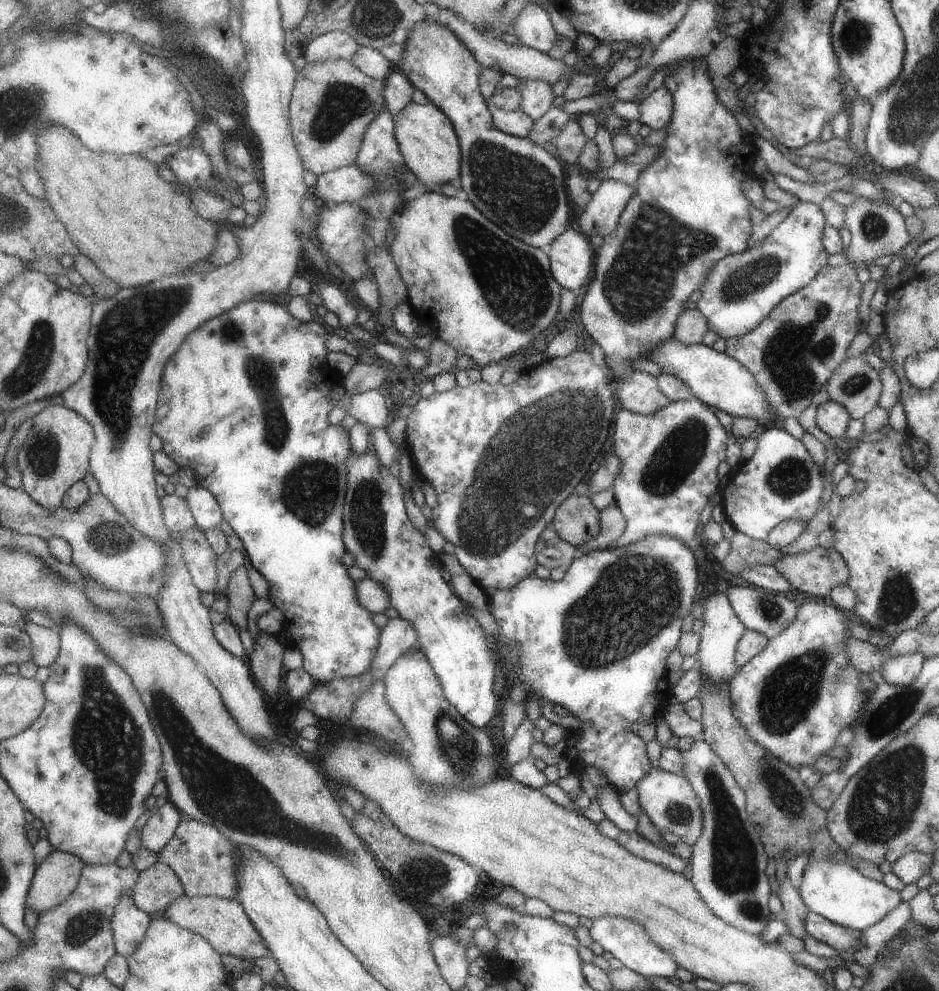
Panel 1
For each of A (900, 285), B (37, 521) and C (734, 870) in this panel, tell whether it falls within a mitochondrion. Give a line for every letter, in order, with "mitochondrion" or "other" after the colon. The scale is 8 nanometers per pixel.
A: other
B: other
C: mitochondrion

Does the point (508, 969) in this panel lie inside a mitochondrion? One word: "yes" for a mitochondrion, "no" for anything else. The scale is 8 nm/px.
no

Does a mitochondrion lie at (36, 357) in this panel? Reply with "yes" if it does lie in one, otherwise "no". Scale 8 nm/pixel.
yes

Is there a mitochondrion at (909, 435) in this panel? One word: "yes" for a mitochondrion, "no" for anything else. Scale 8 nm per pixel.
no

